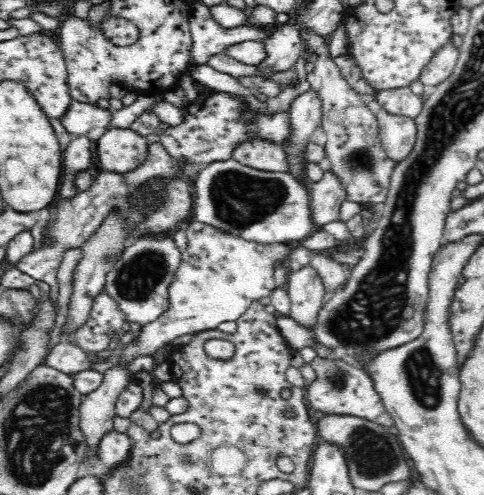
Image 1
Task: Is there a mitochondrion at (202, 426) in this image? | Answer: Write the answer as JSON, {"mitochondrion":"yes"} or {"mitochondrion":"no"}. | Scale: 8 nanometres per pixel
{"mitochondrion":"no"}

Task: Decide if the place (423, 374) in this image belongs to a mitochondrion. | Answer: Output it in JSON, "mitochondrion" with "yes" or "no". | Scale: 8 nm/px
{"mitochondrion":"yes"}

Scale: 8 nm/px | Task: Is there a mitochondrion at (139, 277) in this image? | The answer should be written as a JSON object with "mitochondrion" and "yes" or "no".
{"mitochondrion":"yes"}

